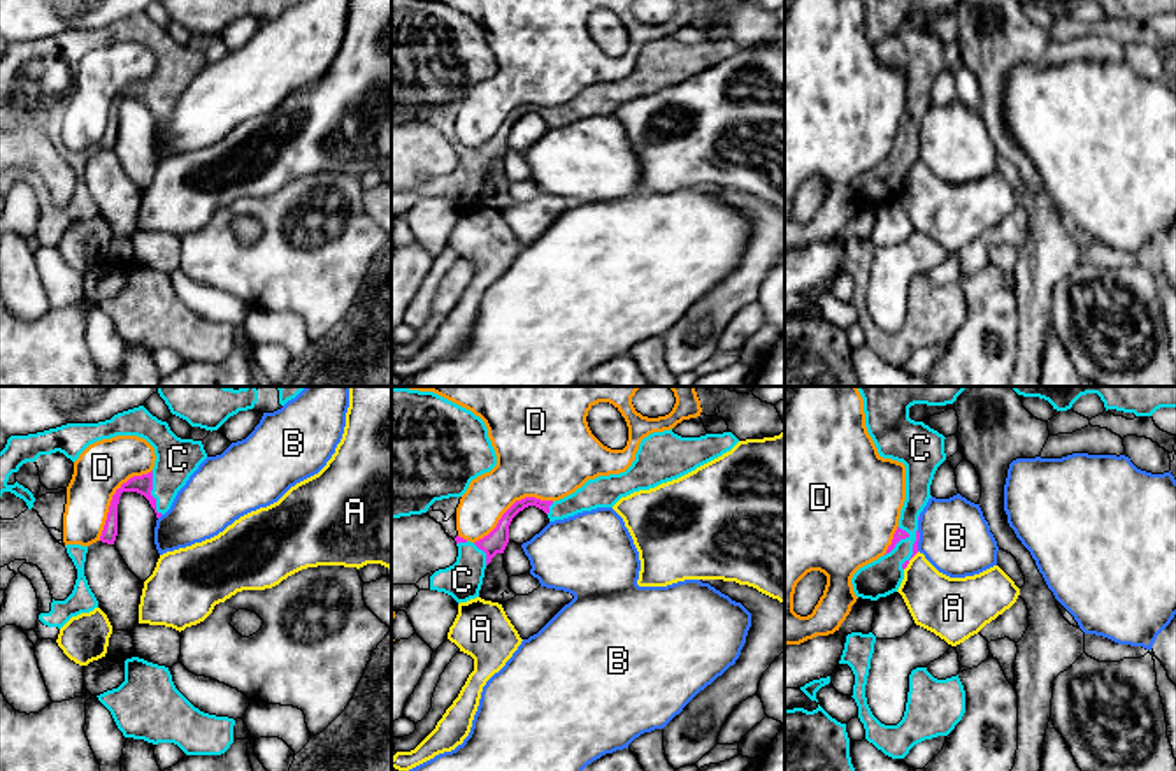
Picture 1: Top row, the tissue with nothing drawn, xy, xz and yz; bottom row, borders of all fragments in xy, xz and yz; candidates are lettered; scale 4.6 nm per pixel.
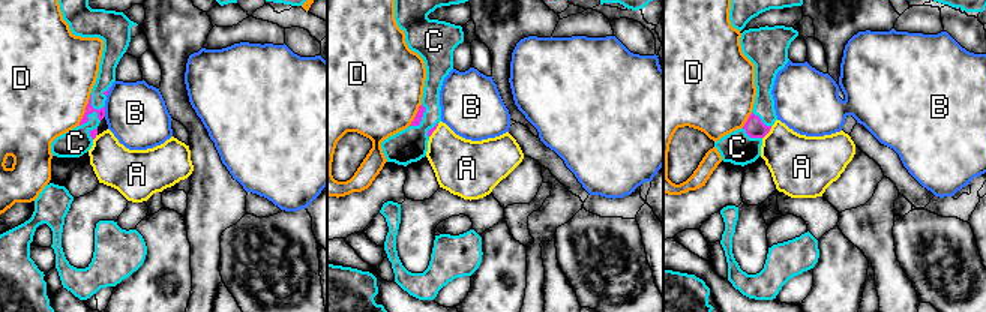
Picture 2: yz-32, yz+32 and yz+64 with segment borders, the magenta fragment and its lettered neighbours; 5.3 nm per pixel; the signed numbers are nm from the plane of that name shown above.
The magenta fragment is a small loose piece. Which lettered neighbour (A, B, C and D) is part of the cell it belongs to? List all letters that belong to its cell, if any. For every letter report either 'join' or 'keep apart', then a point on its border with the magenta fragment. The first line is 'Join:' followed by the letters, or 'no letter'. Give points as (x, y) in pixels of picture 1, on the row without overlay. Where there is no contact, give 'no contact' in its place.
Join: C
A: keep apart | yz (910, 165)
B: keep apart | yz (918, 146)
C: join | xy (150, 100)
D: keep apart | xy (113, 104)

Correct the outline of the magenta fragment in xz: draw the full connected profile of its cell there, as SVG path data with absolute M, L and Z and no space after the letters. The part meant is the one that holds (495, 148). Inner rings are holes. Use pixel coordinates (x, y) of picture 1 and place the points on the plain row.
M670 37L653 39L644 44L632 72L620 81L588 86L574 100L560 107L525 104L516 107L498 126L497 133L483 146L470 149L460 142L456 169L446 176L421 184L419 197L437 197L451 202L458 211L479 204L484 176L509 149L513 125L528 112L542 116L549 128L563 126L597 114L613 114L621 104L649 97L678 86L697 74L730 58L739 46L732 39L681 44Z

